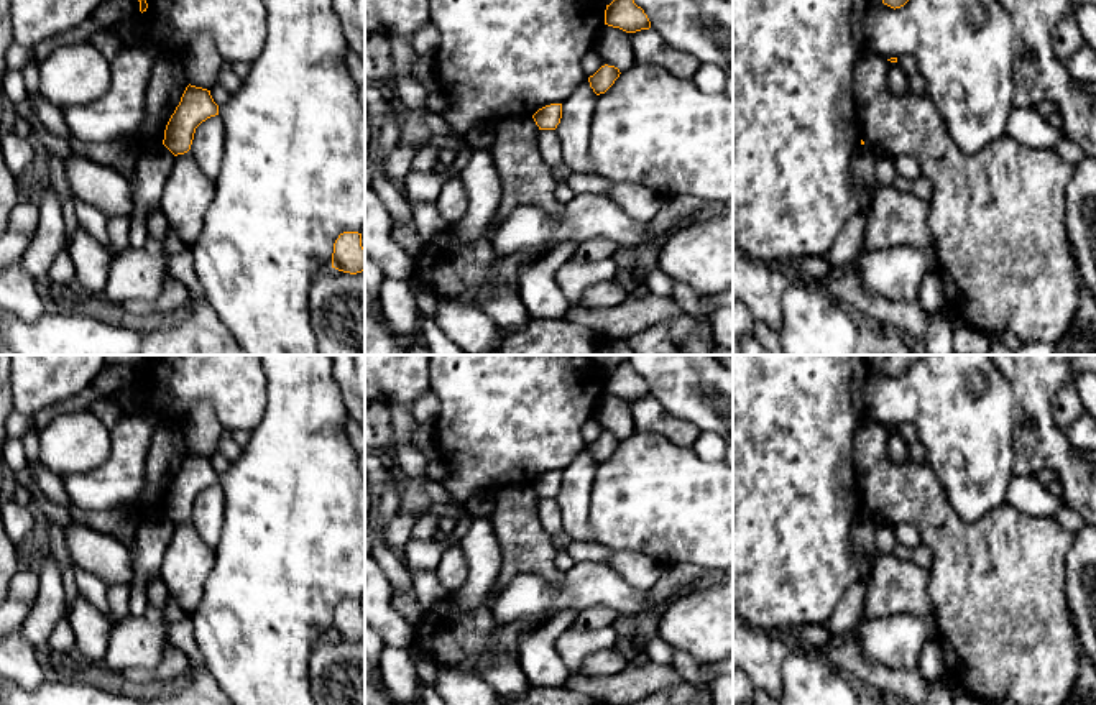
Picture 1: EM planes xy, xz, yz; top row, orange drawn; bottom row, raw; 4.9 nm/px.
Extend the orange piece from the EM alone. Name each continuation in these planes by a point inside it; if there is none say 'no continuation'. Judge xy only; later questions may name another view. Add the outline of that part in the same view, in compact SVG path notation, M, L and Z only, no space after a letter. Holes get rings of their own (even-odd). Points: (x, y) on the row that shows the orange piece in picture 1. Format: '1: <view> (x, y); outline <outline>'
no continuation

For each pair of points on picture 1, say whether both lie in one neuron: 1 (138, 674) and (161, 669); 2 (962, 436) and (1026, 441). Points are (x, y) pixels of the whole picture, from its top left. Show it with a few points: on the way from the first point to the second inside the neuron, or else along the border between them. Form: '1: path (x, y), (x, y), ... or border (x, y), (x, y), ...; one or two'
1: path (143, 674), (156, 674); one
2: border (1013, 400), (1014, 474); two

